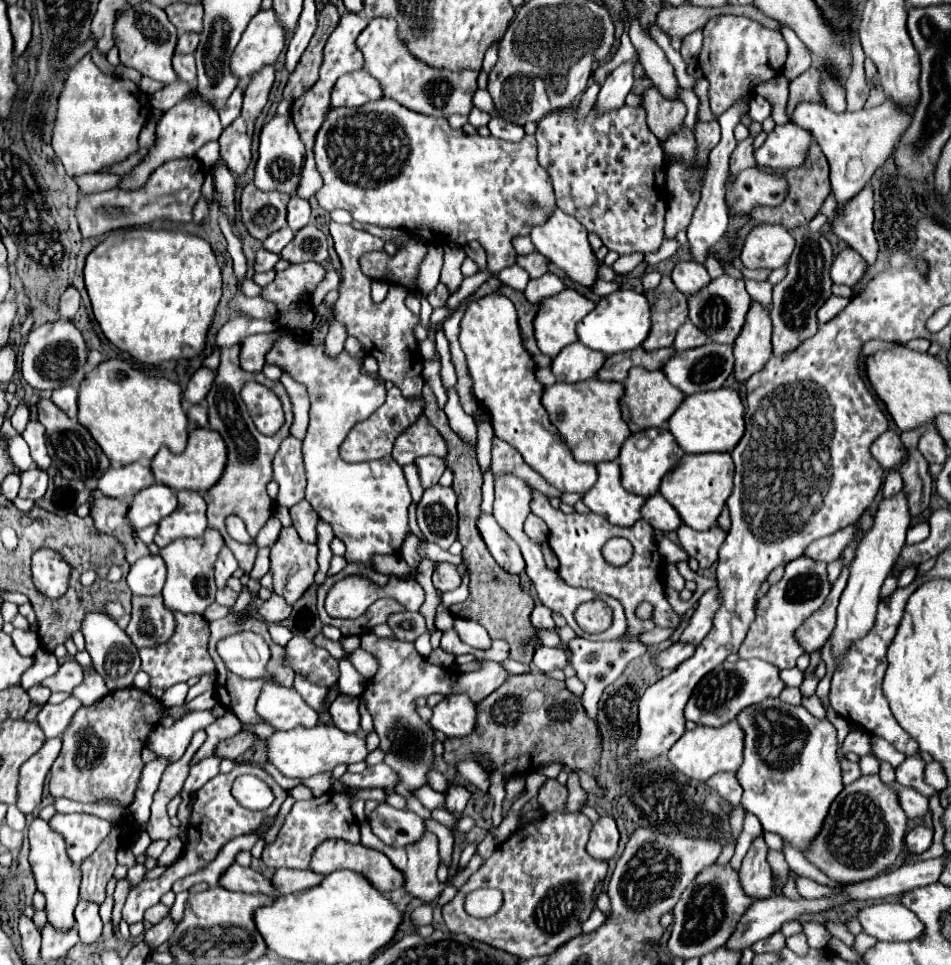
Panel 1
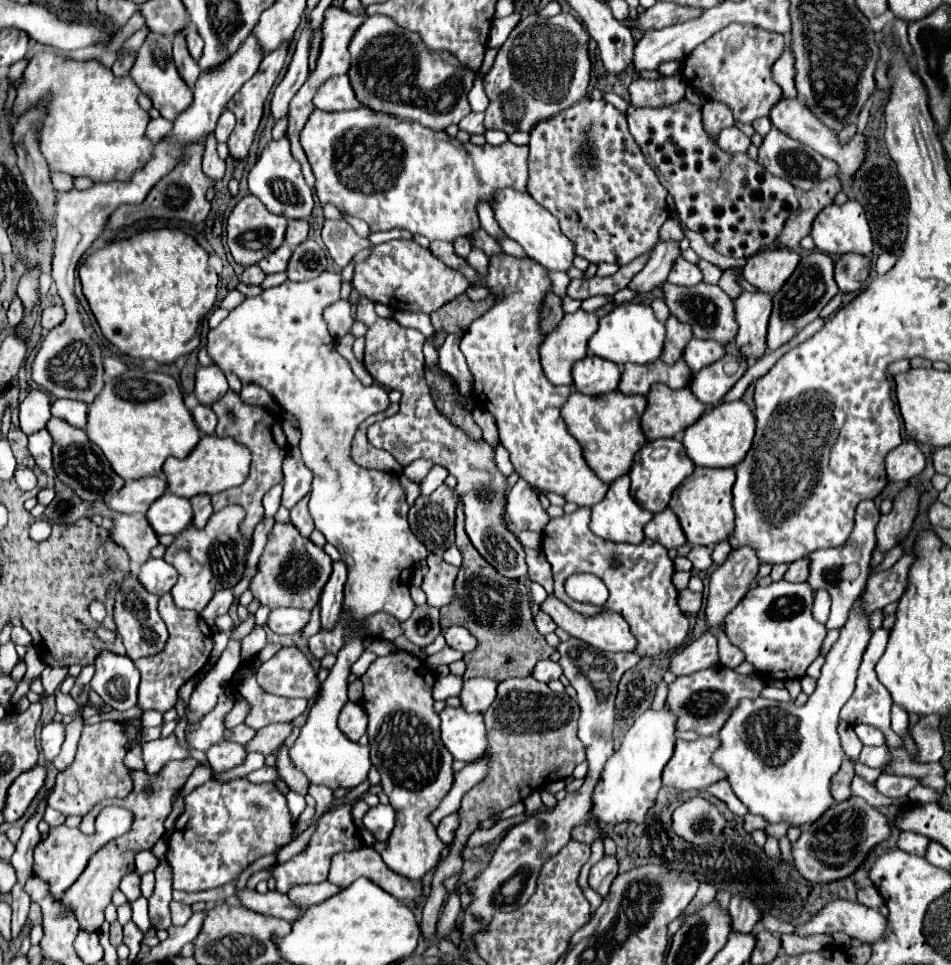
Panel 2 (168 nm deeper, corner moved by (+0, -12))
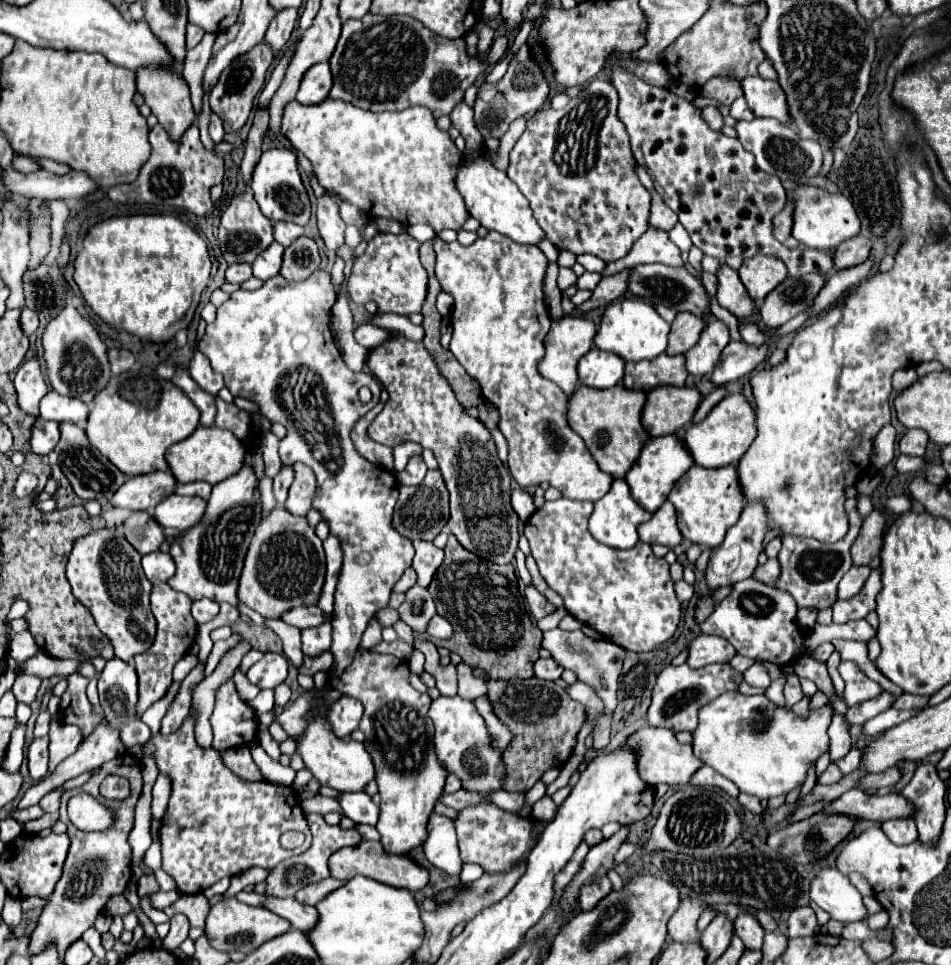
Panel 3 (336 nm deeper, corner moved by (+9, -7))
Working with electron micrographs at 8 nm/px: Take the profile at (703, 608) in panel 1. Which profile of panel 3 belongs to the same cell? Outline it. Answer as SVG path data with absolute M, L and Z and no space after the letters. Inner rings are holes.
M759 503L745 505L739 521L727 531L725 541L711 551L711 559L705 569L705 583L707 583L709 591L721 589L721 587L731 587L737 581L749 579L753 575L753 571L757 567L757 557L763 549L765 533L767 533L767 517L765 517L763 507L759 507Z

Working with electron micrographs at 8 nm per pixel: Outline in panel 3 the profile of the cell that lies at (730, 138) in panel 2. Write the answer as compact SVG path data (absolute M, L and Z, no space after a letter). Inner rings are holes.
M705 107L701 115L703 115L703 119L707 121L707 125L709 125L713 131L723 131L725 121L723 121L723 115L719 113L717 107Z

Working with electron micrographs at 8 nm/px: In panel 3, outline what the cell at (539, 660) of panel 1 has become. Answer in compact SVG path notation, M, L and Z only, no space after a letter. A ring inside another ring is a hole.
M549 657L549 659L537 659L535 665L533 665L533 671L535 671L535 677L539 677L539 679L555 681L555 679L561 677L563 667L559 667L559 665Z

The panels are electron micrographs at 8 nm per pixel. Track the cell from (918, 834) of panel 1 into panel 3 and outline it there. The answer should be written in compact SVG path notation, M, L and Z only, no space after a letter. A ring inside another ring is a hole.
M895 819L895 821L885 821L881 825L885 835L895 843L895 845L909 845L917 841L917 827L913 819Z

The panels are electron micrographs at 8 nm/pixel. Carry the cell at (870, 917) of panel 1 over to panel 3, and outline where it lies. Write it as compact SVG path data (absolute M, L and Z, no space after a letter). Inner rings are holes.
M821 869L811 881L811 901L815 901L831 919L841 923L855 923L867 917L867 907L859 891L837 869Z

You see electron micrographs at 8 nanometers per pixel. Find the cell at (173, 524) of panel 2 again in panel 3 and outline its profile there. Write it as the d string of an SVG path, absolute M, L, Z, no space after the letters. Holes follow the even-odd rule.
M173 493L153 509L153 519L161 527L175 527L183 531L191 527L191 523L199 521L199 515L203 515L203 507L205 507L203 499L181 497Z

